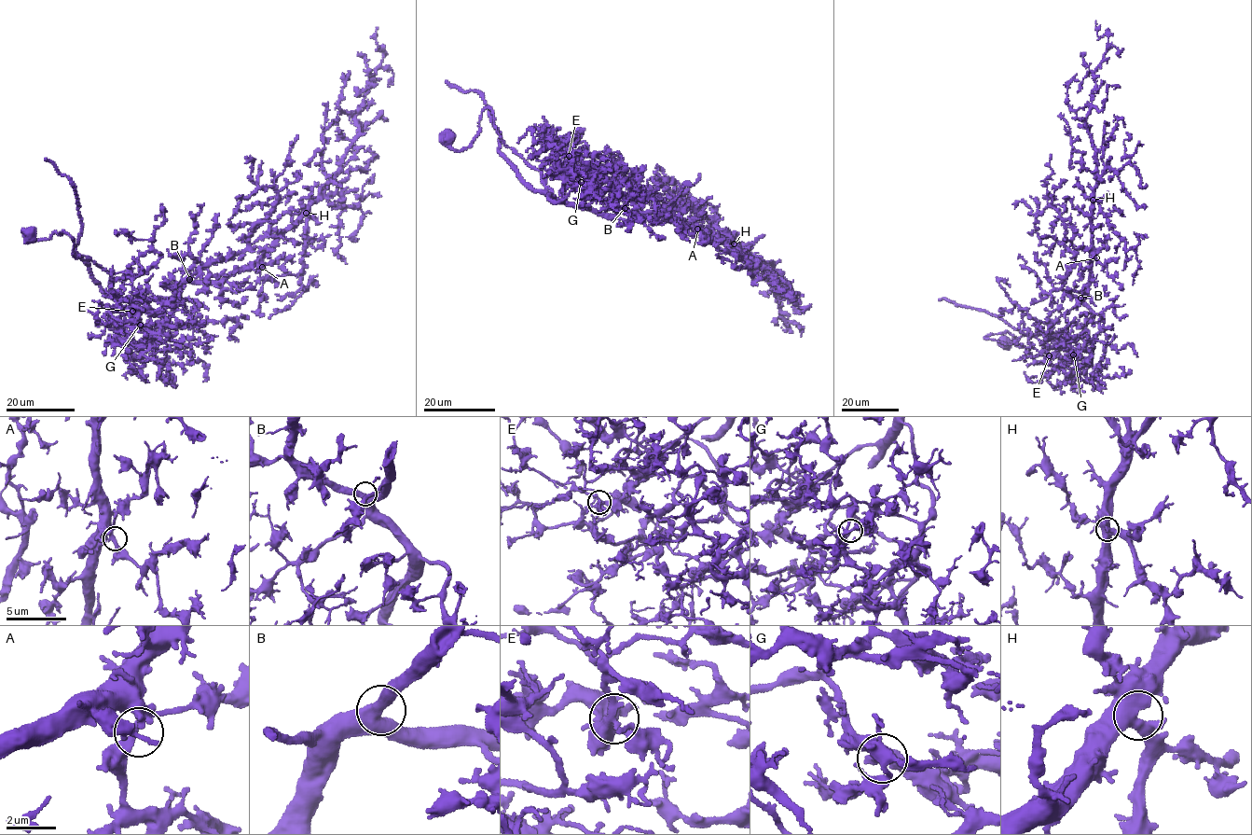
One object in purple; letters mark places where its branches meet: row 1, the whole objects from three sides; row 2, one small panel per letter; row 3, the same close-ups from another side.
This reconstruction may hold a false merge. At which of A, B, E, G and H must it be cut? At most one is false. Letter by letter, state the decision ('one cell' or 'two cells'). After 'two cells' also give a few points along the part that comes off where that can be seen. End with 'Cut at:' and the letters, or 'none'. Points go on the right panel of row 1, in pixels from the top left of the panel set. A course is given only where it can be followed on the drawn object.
A: one cell
B: one cell
E: one cell
G: two cells; foreign part runs (1073, 355), (1088, 362), (1073, 341), (1046, 332), (1010, 343), (985, 337), (1009, 332), (1016, 340), (998, 344)
H: one cell
Cut at: G

